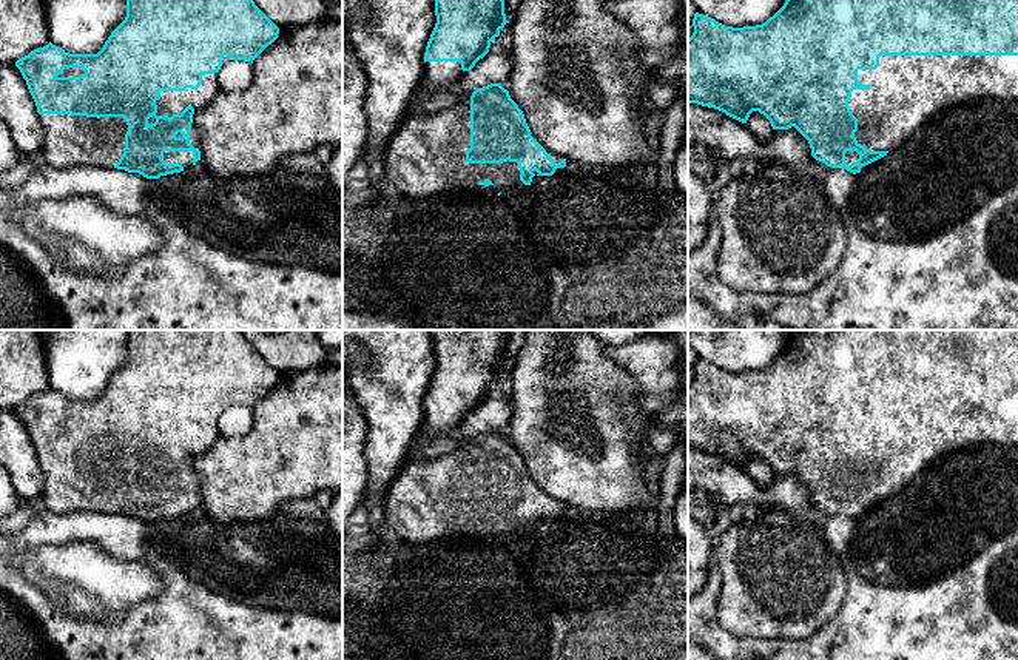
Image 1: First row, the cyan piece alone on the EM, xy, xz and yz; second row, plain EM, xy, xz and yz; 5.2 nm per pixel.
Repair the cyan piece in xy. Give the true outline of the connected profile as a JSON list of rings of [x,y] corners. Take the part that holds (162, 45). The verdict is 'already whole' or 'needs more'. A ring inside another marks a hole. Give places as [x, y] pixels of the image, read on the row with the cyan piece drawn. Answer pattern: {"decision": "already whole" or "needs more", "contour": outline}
{"decision": "needs more", "contour": [[[126,0],[126,17],[97,54],[69,54],[51,42],[19,59],[45,130],[42,154],[51,167],[103,167],[147,179],[180,173],[201,160],[193,114],[219,91],[222,57],[251,62],[271,45],[279,28],[253,0]]]}

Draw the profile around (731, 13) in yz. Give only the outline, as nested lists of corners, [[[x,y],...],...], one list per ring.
[[[688,0],[696,12],[733,26],[756,26],[765,23],[785,3],[785,0]]]

